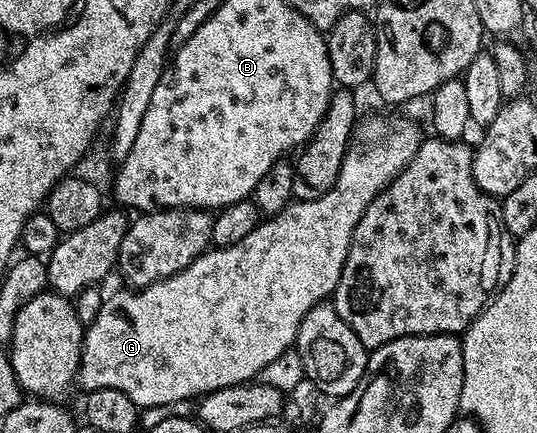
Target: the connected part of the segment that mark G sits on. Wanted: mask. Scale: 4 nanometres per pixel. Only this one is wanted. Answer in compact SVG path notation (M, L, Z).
M369 116L366 120L365 117L358 119L353 129L353 139L349 141L345 161L339 170L339 178L335 182L335 186L331 186L331 190L327 190L327 194L323 194L323 198L290 202L277 216L262 219L257 228L251 230L251 234L247 234L247 238L243 238L243 242L235 242L235 246L227 246L226 248L210 247L199 258L195 258L195 262L191 262L191 266L179 270L175 275L169 276L165 280L149 284L146 288L137 291L124 290L125 292L111 294L109 292L104 297L99 314L85 328L83 346L81 347L81 365L77 371L79 384L82 384L89 392L100 388L123 390L123 394L127 394L127 398L131 398L131 402L135 402L138 409L144 410L164 404L193 402L209 392L227 386L244 384L260 377L262 370L271 366L271 362L275 362L275 358L279 358L279 354L290 351L296 345L299 326L303 322L303 318L307 318L309 311L317 304L328 301L332 297L333 291L337 289L339 278L343 274L343 262L347 262L347 250L355 226L359 226L359 218L363 218L367 206L371 206L375 197L407 167L411 158L415 158L422 139L421 128L413 120L395 120L391 116Z

